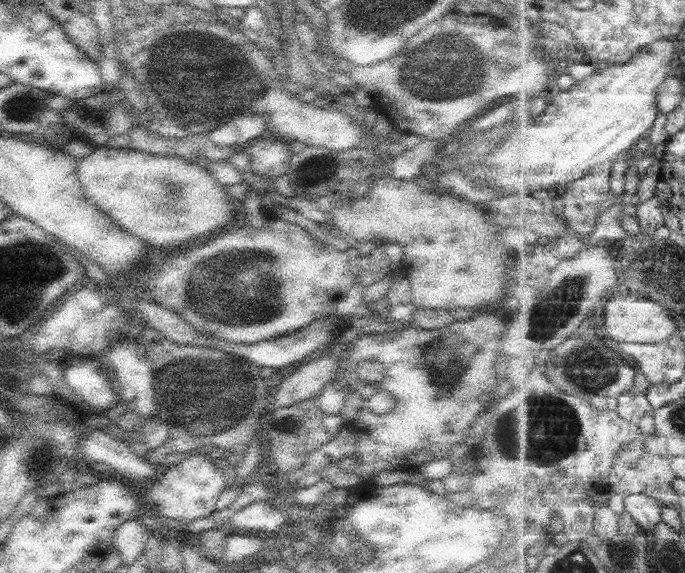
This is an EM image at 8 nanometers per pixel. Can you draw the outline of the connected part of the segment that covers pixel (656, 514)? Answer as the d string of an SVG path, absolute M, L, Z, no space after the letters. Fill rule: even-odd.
M631 494L624 500L625 510L638 528L653 530L662 521L662 504L646 494Z

